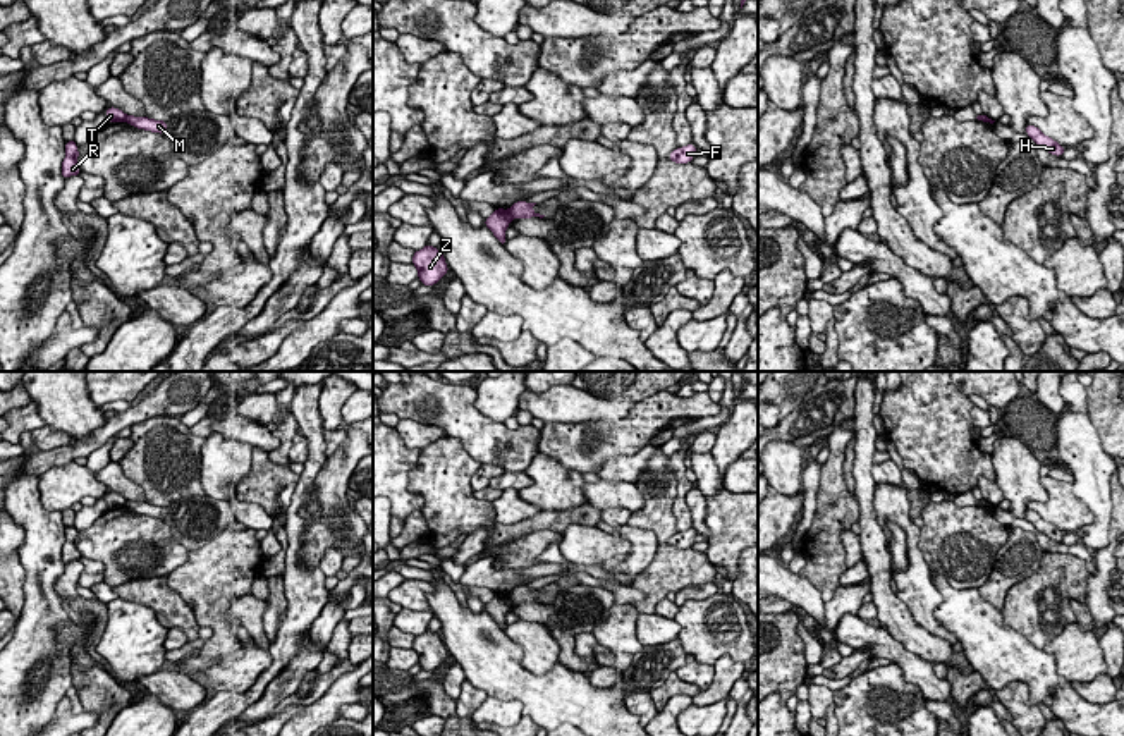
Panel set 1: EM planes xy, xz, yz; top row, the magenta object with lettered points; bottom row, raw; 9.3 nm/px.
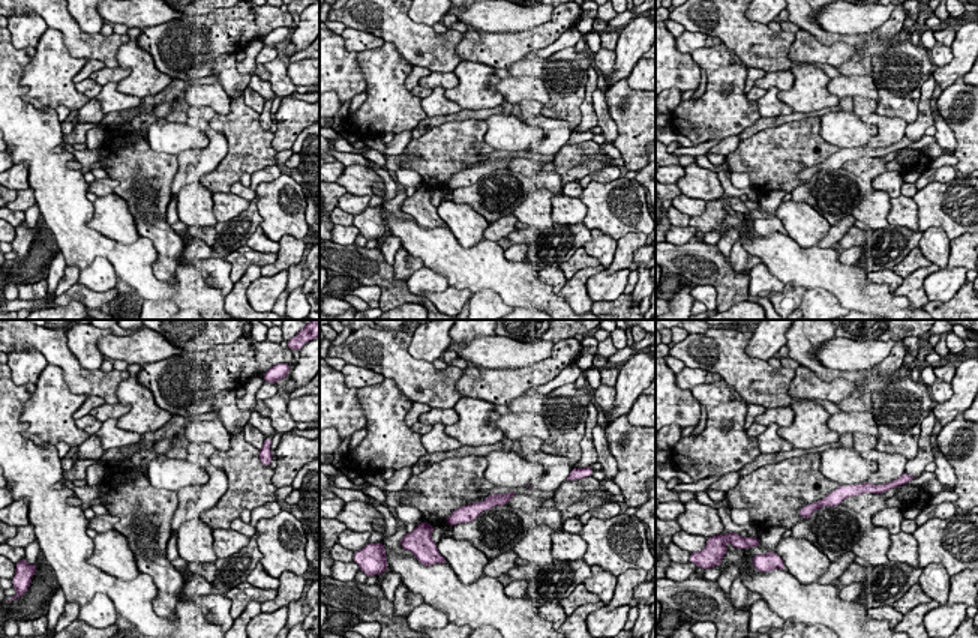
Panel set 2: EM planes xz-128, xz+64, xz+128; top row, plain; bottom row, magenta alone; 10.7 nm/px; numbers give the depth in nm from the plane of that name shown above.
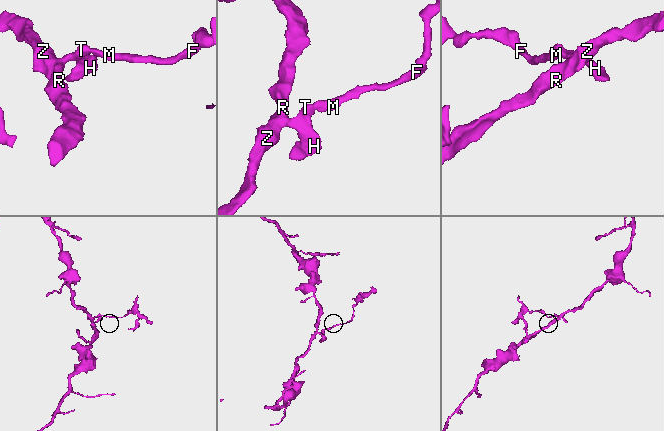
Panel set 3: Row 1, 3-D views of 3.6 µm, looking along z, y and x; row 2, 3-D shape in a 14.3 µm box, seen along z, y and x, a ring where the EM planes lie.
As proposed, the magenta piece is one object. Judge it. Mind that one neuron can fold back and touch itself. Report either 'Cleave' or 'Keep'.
Cleave

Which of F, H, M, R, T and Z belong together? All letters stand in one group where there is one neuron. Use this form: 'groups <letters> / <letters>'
groups F M / H R T Z

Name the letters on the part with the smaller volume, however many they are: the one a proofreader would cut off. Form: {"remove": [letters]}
{"remove": ["F", "M"]}

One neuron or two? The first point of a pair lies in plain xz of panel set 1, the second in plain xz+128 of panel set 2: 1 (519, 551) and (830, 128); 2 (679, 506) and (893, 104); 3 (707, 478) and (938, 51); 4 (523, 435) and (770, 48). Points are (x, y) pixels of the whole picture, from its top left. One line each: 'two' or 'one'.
1: two
2: two
3: one
4: one

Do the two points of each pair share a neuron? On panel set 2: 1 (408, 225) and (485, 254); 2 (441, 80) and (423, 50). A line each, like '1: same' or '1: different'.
1: same
2: different

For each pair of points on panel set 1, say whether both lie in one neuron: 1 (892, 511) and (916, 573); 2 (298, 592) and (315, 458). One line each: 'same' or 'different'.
1: same
2: same

